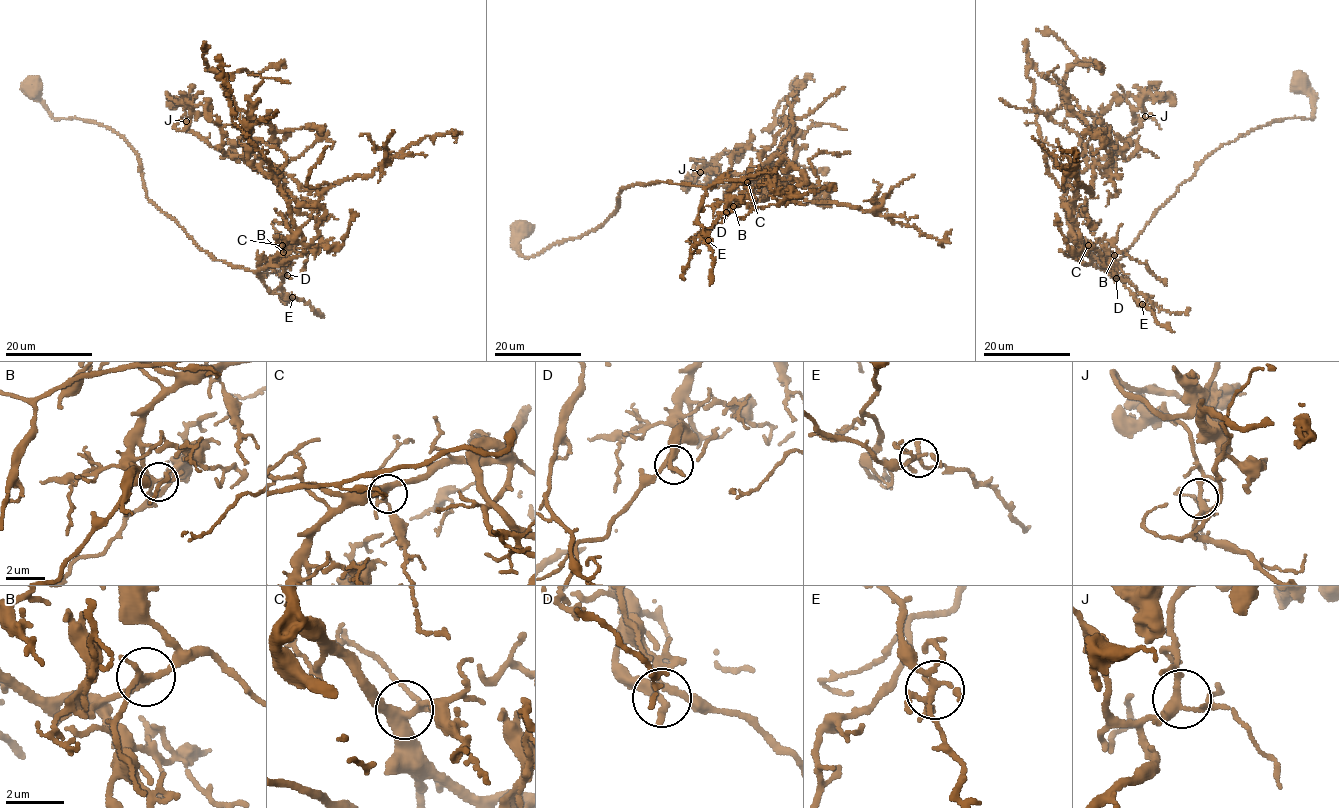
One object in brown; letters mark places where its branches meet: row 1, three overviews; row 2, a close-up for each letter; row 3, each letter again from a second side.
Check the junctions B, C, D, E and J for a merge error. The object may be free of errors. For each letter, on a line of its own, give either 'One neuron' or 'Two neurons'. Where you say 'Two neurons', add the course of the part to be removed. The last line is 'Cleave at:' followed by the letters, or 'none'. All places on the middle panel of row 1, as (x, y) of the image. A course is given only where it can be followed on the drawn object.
B: One neuron
C: One neuron
D: One neuron
E: One neuron
J: One neuron
Cleave at: none

